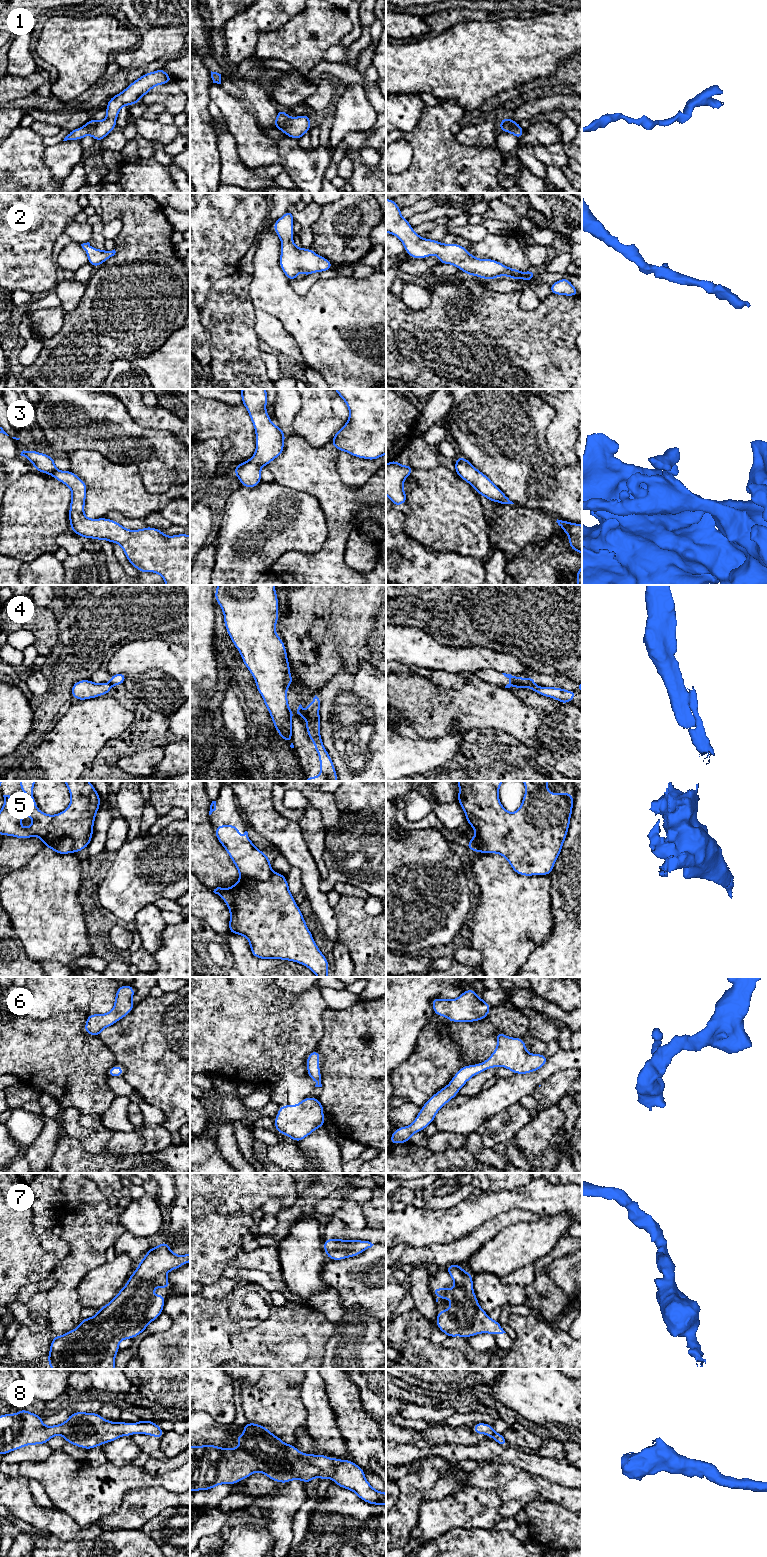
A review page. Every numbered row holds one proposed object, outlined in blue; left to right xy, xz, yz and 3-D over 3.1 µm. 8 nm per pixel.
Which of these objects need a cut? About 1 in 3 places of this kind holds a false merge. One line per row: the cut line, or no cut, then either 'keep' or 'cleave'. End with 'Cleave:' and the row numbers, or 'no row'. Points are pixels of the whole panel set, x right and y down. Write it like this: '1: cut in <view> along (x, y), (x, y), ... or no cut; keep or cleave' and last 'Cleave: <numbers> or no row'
1: no cut; keep
2: no cut; keep
3: no cut; keep
4: cut in yz along (534, 685), (530, 687); cleave
5: cut in xy along (74, 842), (69, 837), (61, 837), (44, 845); cleave
6: no cut; keep
7: no cut; keep
8: no cut; keep
Cleave: 4, 5

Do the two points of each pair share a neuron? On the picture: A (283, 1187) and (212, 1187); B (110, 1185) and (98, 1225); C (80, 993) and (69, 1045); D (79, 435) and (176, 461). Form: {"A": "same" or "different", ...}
{"A": "same", "B": "different", "C": "different", "D": "same"}

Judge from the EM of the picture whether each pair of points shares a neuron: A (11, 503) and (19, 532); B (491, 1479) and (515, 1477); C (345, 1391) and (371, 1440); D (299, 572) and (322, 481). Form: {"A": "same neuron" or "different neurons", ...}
{"A": "same neuron", "B": "same neuron", "C": "same neuron", "D": "same neuron"}

